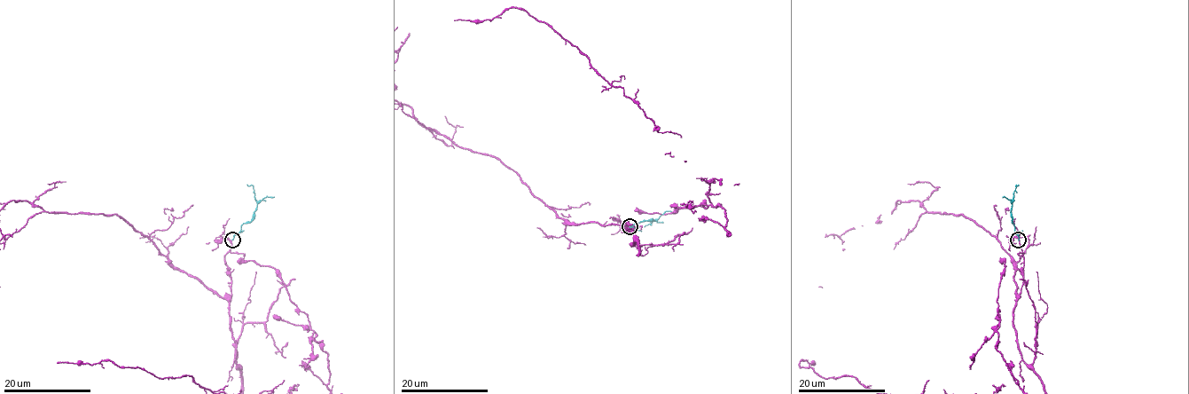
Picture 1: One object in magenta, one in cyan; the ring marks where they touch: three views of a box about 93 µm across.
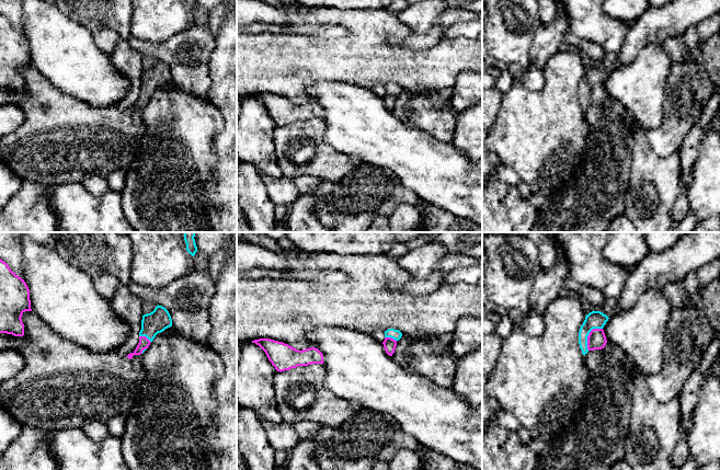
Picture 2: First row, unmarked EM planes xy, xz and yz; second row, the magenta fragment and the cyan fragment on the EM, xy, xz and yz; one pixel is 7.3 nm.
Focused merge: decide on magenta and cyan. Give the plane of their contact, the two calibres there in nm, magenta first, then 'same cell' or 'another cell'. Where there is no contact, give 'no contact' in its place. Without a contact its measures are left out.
contact in yz; calibres 140 and 130 nm; same cell

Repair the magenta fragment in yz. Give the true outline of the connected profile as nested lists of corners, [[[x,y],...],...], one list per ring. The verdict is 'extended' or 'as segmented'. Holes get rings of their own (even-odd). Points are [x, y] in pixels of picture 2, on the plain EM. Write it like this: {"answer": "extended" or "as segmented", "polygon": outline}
{"answer": "extended", "polygon": [[[593,65],[586,69],[579,85],[579,99],[583,110],[587,108],[588,105],[605,102],[607,94],[603,82],[608,73],[609,72],[601,66]]]}

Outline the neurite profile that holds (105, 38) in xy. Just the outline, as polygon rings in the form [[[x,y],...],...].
[[[102,28],[98,32],[93,32],[92,37],[96,46],[110,57],[121,38],[117,32],[111,28]]]

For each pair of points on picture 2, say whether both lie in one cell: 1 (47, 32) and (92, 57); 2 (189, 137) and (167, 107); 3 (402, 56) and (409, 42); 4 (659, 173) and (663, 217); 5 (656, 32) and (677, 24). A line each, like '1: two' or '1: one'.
1: one
2: one
3: two
4: one
5: one

